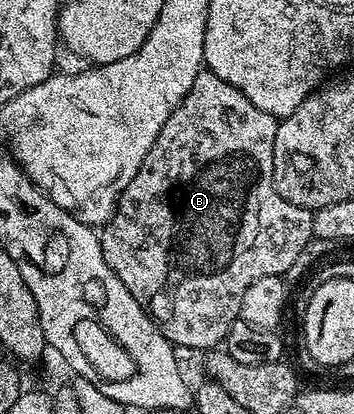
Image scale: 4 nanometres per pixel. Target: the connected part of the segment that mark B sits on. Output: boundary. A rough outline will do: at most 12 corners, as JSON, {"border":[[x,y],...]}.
{"border":[[202,70],[100,229],[178,349],[216,349],[313,212],[278,117]]}

